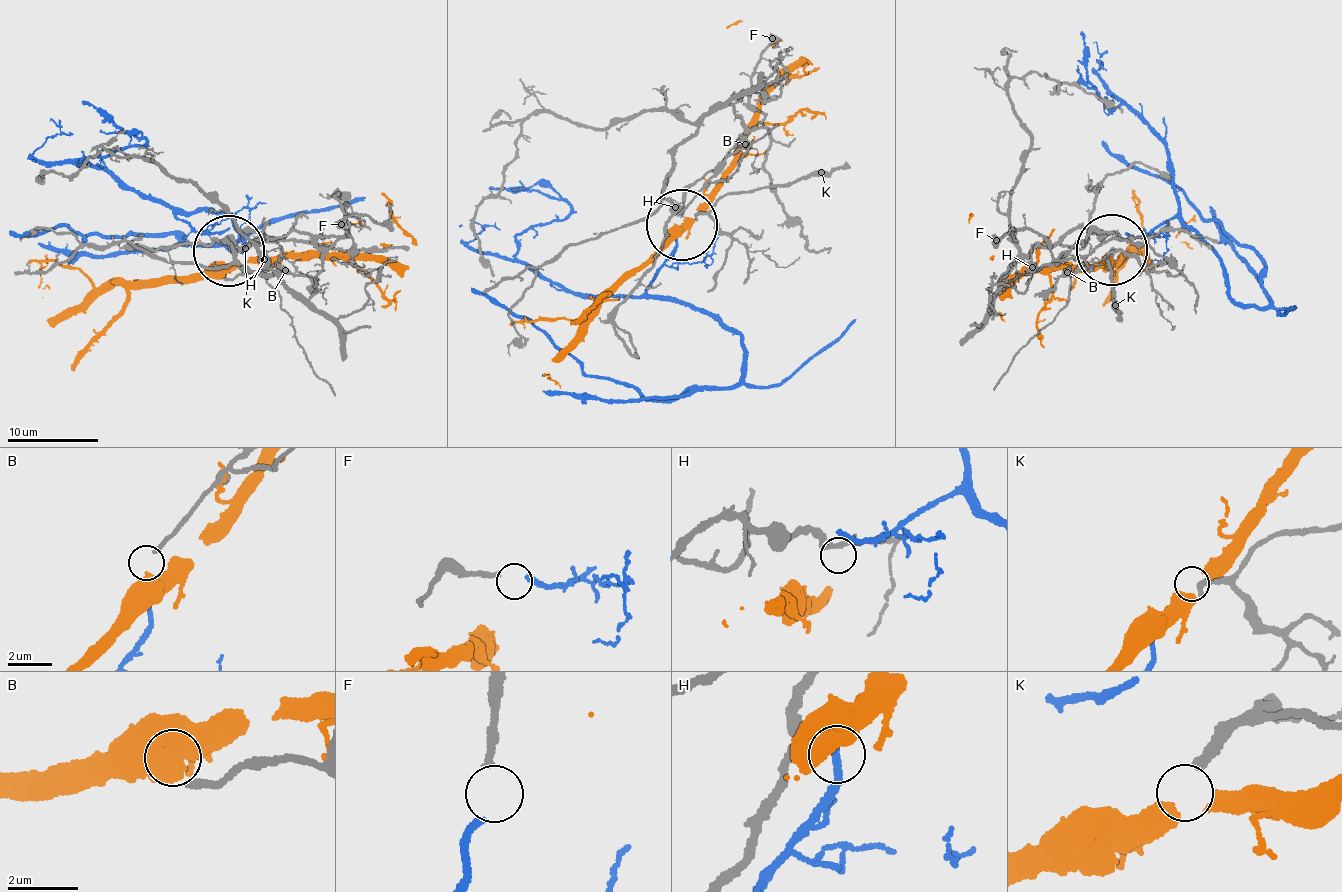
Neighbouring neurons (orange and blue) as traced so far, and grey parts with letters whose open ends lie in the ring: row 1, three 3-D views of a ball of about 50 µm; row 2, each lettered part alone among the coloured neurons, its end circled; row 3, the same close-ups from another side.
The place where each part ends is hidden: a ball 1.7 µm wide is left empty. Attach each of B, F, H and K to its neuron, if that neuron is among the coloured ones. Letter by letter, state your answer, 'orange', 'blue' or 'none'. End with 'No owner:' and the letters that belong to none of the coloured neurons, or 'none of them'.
B: none
F: blue
H: none
K: orange
No owner: B, H

